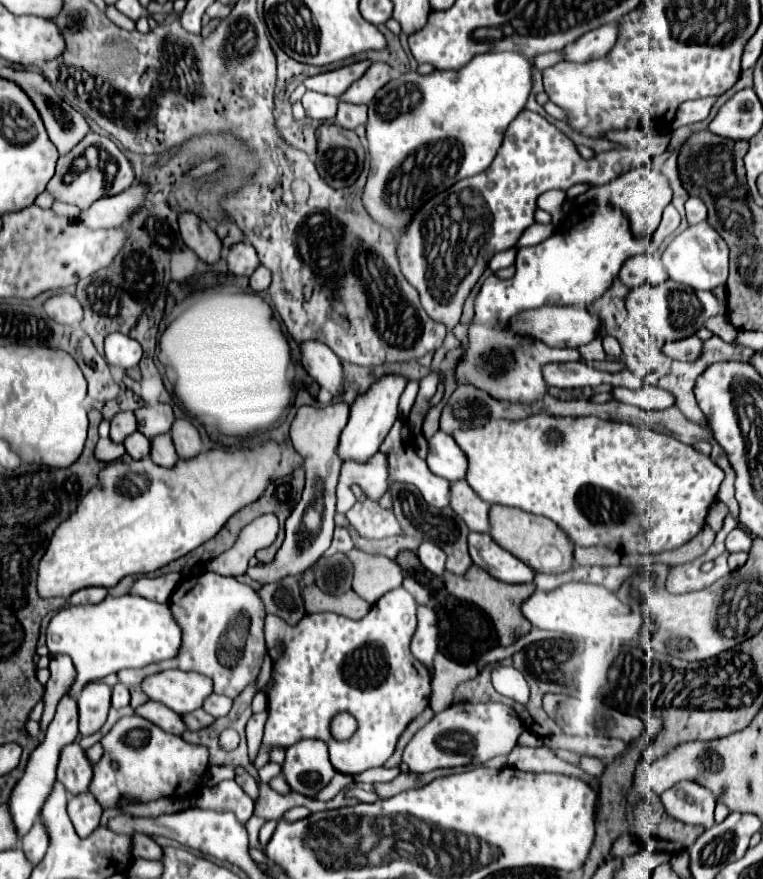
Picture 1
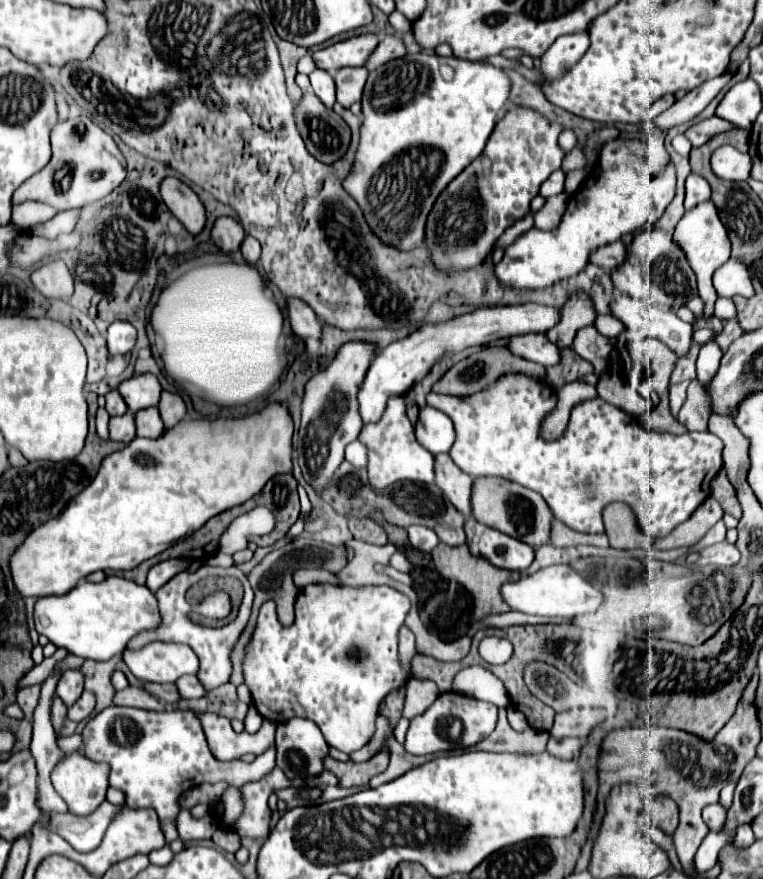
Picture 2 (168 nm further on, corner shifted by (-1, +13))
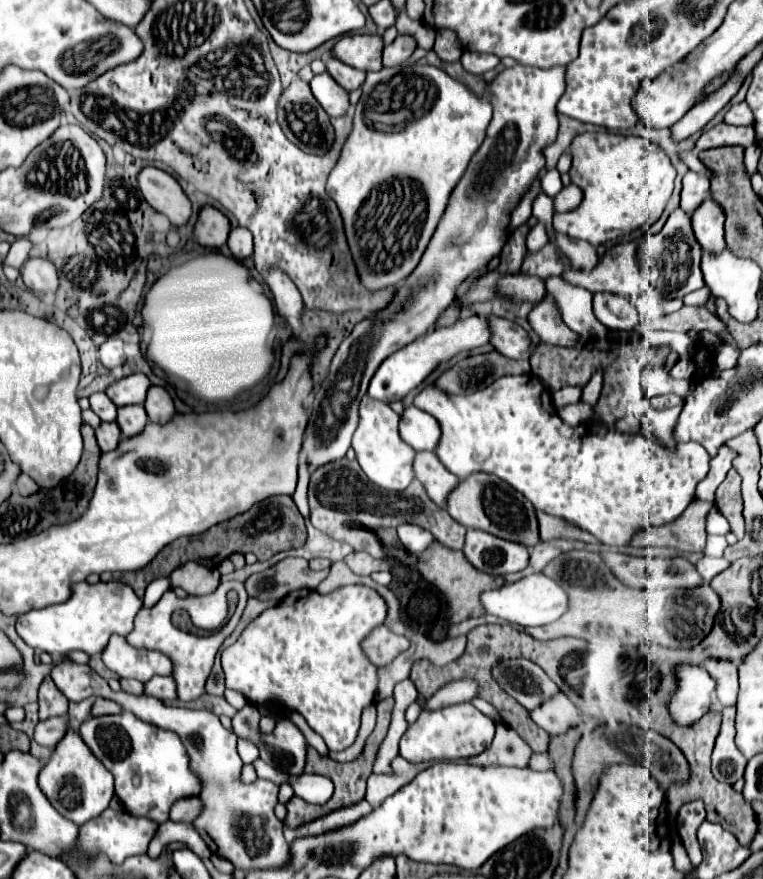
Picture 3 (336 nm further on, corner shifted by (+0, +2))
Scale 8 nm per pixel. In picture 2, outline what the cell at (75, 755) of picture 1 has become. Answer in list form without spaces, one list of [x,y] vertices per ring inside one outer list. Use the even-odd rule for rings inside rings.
[[[55,696],[53,698],[53,712],[51,712],[51,718],[53,718],[53,726],[55,726],[55,732],[57,732],[57,736],[61,738],[61,728],[63,728],[63,722],[67,720],[67,708],[63,706],[63,702]]]

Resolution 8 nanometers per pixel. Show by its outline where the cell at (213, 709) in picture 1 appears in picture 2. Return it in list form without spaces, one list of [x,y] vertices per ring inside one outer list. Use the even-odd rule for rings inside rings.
[[[197,676],[181,678],[181,682],[177,682],[177,686],[179,686],[179,694],[183,698],[203,698],[207,694],[205,686],[199,682]]]

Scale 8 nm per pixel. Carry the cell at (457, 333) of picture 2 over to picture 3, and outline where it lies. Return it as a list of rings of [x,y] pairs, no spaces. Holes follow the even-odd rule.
[[[474,315],[466,321],[458,321],[454,327],[428,331],[424,337],[412,341],[410,345],[406,345],[404,349],[396,351],[392,357],[382,361],[382,365],[378,367],[376,375],[370,381],[368,395],[378,399],[378,401],[384,401],[384,403],[400,401],[410,389],[418,387],[432,373],[432,369],[438,367],[438,363],[454,357],[456,353],[460,353],[464,349],[474,349],[474,347],[486,345],[488,341],[490,341],[490,333],[488,333],[488,329],[484,327],[484,321],[478,315]]]

